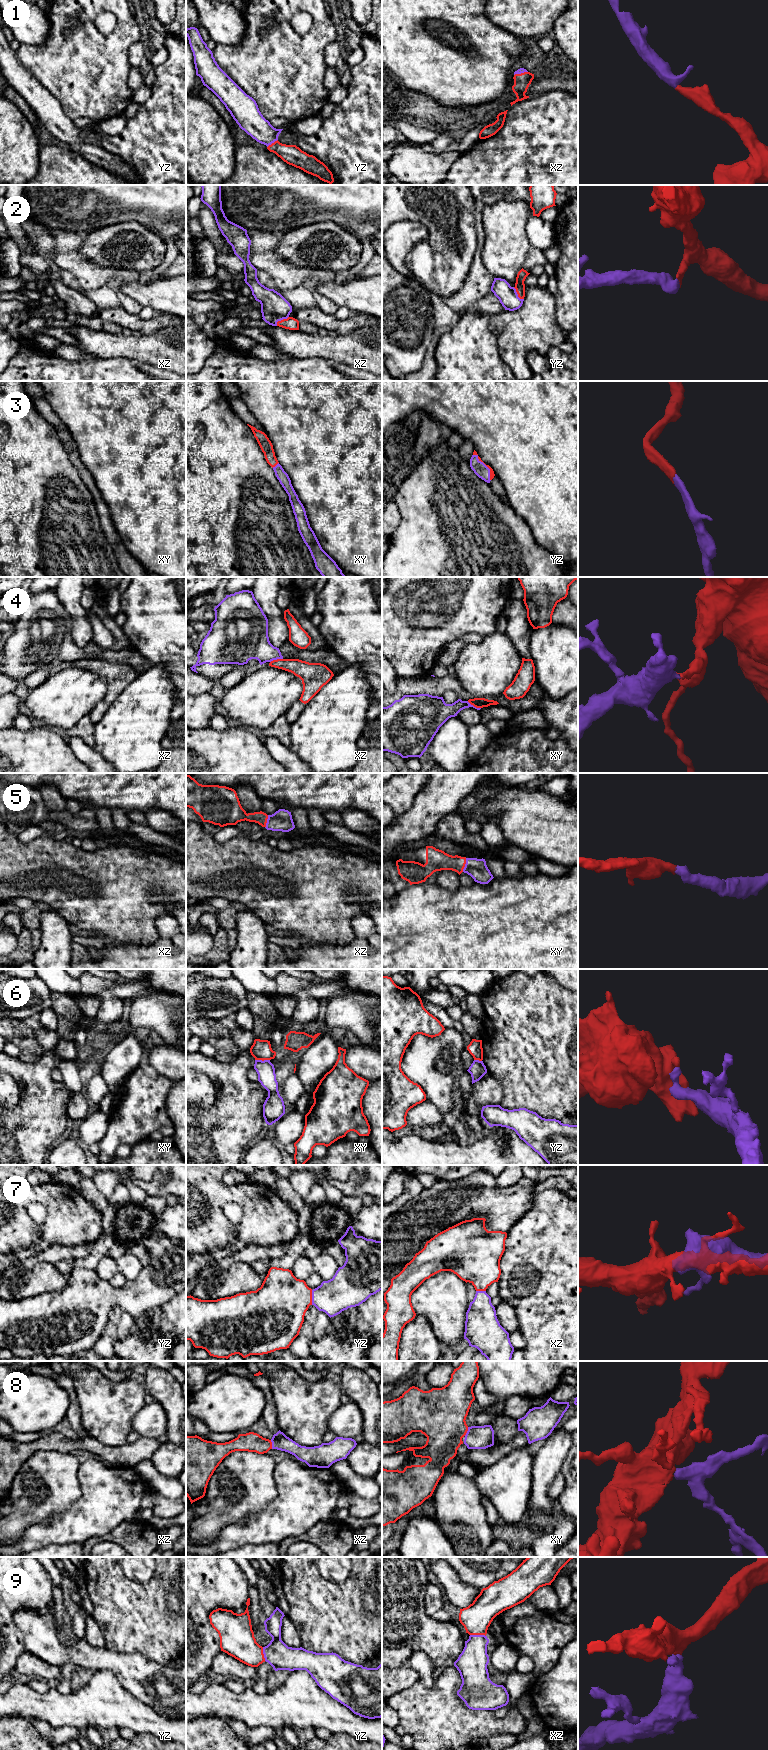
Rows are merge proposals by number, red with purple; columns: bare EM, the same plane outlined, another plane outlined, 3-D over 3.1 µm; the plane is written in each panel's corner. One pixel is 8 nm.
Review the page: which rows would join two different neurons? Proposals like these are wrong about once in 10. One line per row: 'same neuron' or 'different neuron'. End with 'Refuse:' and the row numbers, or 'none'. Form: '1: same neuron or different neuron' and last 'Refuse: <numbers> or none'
1: same neuron
2: same neuron
3: same neuron
4: different neuron
5: same neuron
6: different neuron
7: same neuron
8: same neuron
9: same neuron
Refuse: 4, 6

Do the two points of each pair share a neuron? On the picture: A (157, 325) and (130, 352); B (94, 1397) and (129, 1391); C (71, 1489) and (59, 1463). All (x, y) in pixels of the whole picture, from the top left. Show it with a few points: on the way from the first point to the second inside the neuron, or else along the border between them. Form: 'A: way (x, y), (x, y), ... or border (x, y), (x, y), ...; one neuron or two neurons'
A: border (169, 326), (143, 335); two neurons
B: way (103, 1397), (120, 1397); one neuron
C: way (65, 1483), (59, 1477), (59, 1469); one neuron

